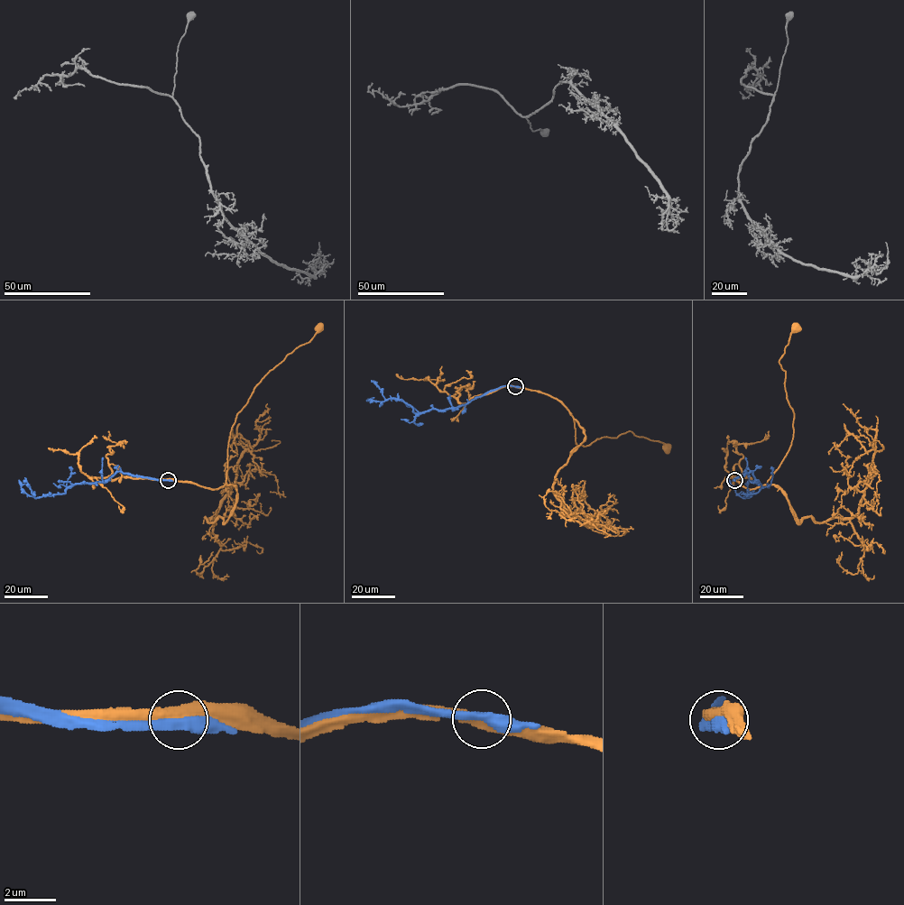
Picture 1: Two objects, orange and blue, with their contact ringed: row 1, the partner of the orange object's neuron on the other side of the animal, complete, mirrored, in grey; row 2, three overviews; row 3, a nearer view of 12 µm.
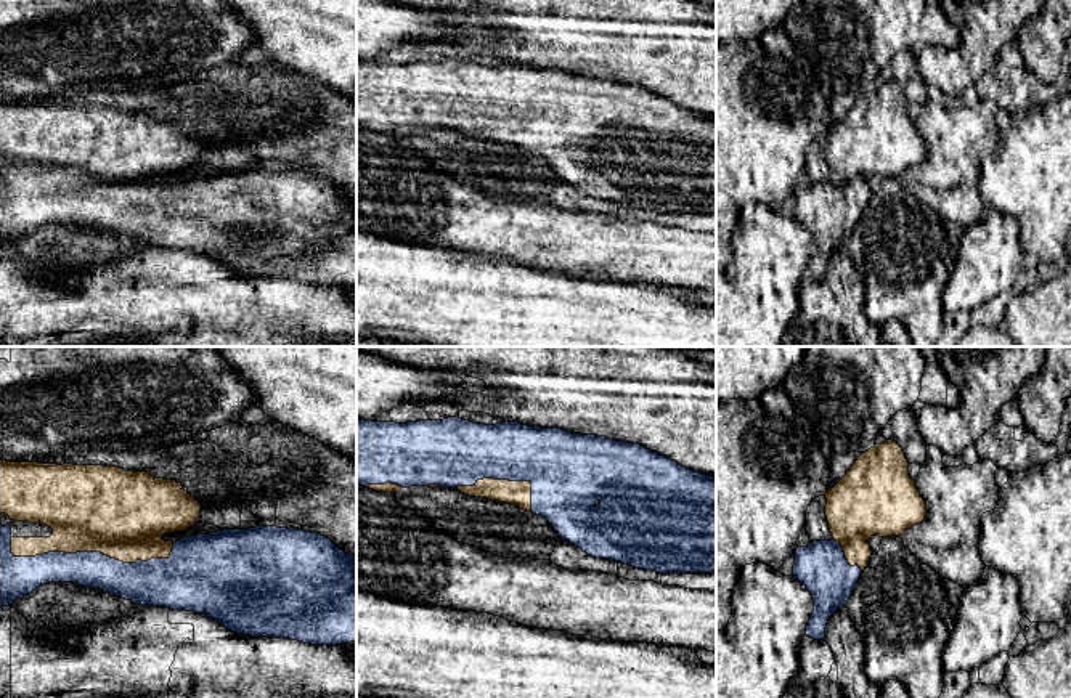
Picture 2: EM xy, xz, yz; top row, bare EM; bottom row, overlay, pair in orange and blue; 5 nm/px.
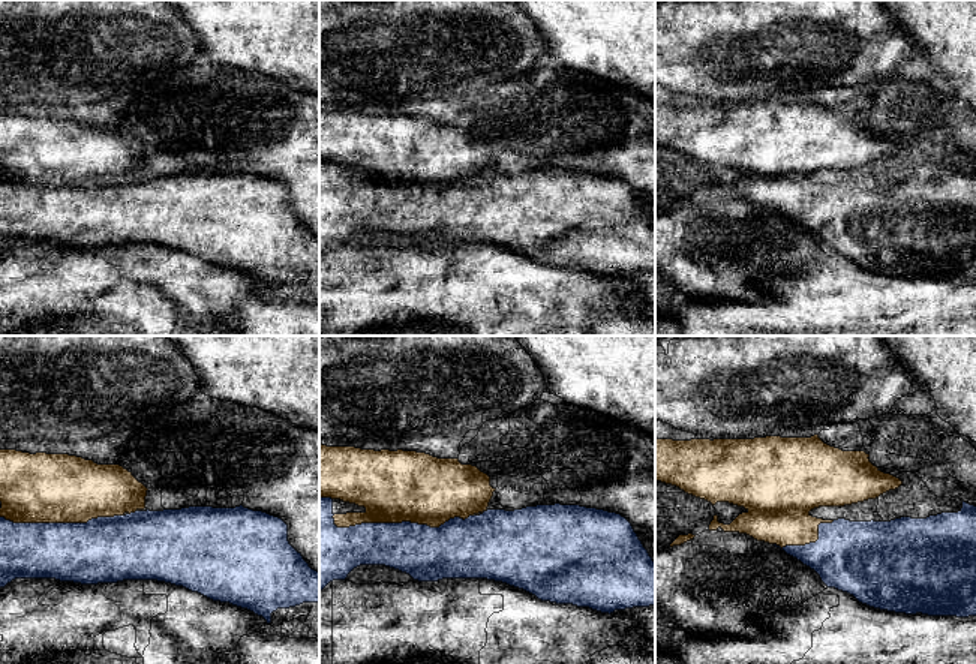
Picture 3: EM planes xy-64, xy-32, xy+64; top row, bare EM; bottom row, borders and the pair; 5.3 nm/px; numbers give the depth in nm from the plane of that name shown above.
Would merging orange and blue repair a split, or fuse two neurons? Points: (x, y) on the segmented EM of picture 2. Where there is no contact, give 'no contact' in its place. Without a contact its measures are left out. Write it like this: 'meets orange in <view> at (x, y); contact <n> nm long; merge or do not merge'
meets orange in xy at (95, 551); contact 850 nm long; do not merge

